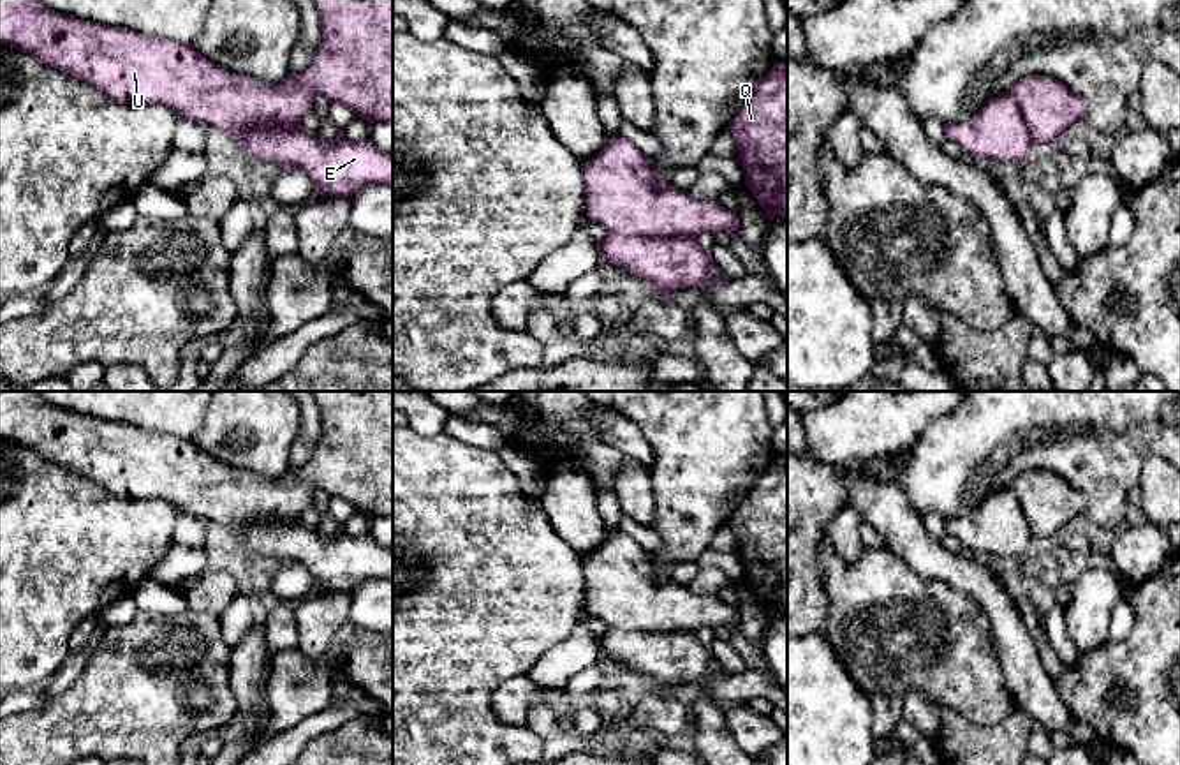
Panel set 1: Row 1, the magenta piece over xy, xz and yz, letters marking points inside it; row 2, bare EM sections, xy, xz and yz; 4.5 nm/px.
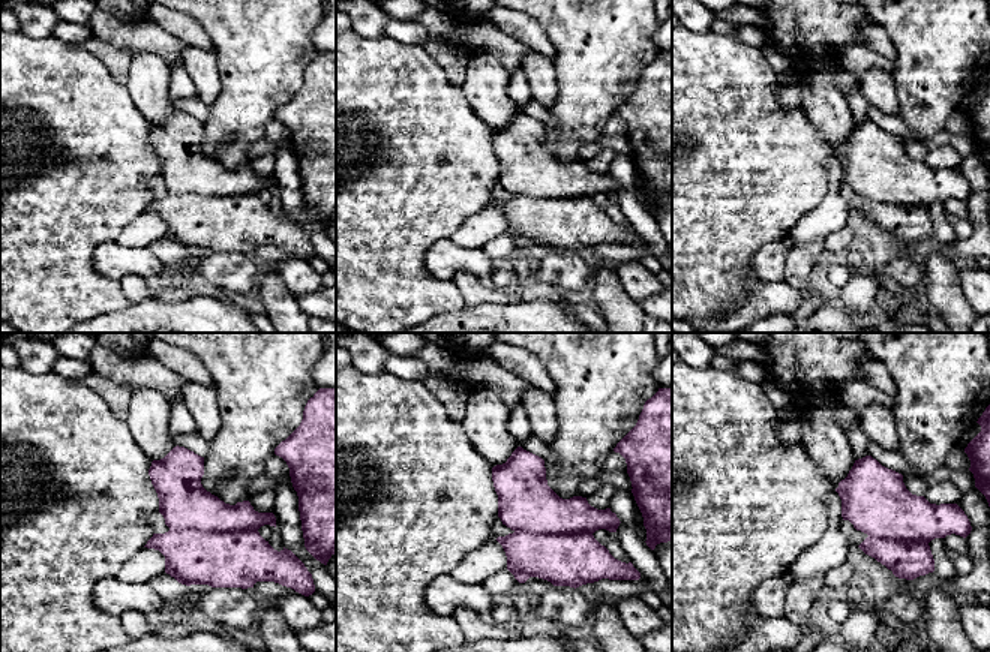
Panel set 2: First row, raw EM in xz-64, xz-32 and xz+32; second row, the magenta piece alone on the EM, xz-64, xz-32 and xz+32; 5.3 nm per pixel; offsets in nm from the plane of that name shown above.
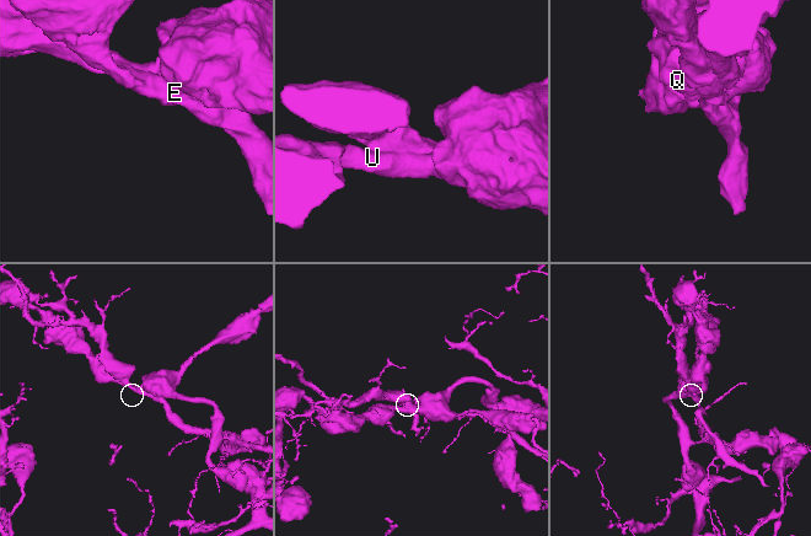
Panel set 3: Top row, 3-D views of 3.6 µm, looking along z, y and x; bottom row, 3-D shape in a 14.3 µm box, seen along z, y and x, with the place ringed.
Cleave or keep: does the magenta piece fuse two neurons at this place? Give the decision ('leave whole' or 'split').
split

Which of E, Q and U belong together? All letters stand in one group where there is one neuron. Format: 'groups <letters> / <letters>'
groups E / Q U

